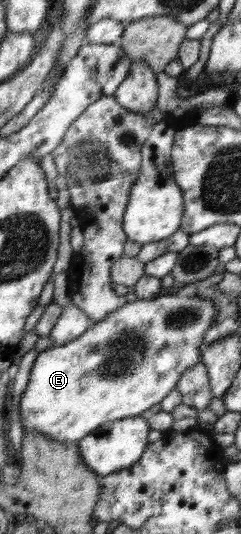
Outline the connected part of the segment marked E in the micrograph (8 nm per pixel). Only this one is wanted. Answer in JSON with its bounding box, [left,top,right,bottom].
[20,289,217,443]

